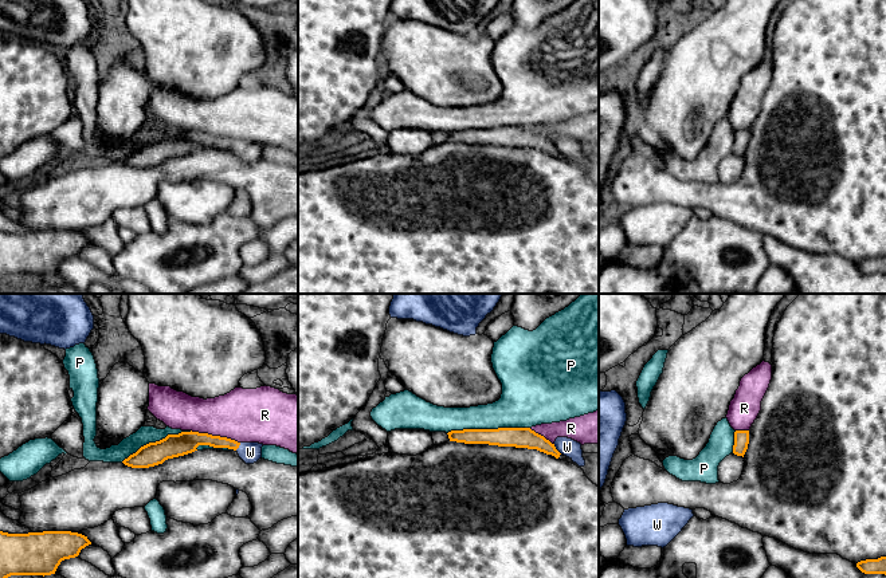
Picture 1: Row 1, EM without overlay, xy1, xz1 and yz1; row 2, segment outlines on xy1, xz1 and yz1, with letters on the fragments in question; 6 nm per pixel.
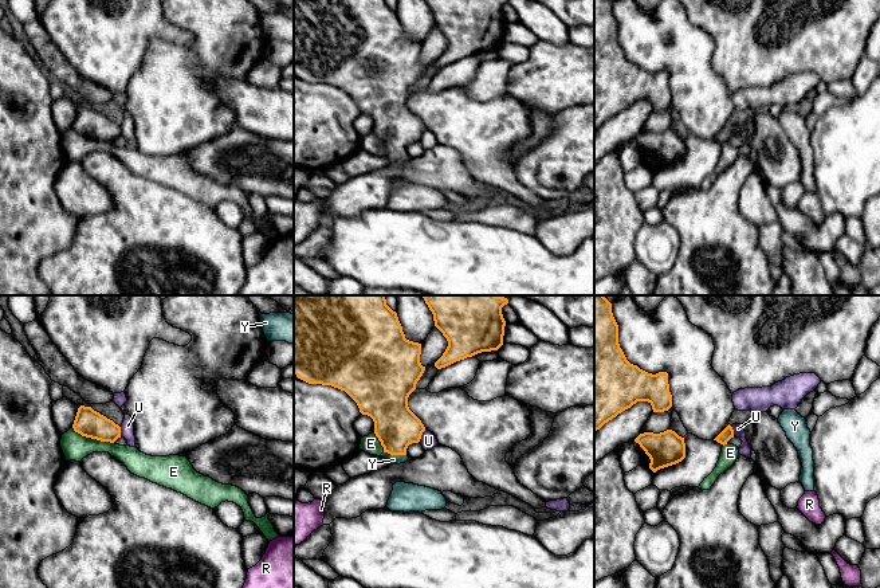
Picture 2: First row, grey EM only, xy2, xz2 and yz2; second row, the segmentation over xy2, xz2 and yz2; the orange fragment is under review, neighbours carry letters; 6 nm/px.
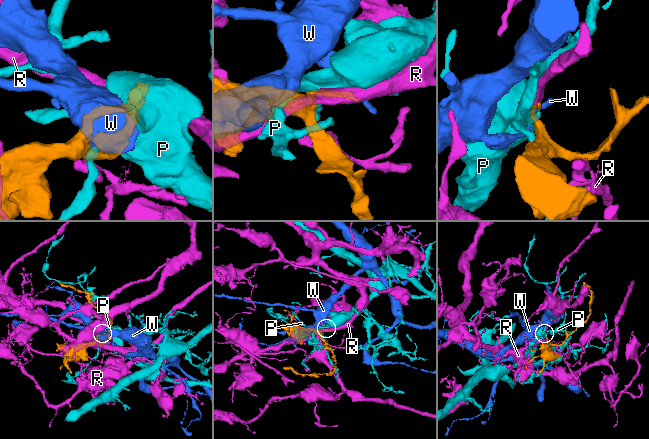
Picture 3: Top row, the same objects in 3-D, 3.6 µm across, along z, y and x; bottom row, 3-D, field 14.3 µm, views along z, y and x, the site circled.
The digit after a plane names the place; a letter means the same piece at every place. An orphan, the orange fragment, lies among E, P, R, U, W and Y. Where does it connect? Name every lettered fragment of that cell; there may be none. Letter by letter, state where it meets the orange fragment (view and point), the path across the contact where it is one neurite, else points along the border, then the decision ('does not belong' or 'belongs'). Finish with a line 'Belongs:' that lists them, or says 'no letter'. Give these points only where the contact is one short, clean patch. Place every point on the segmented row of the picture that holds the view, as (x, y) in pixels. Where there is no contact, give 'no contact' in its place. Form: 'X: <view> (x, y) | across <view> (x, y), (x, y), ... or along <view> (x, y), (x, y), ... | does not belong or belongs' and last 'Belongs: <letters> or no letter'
E: xy2 (93, 438) | along xy2 (73, 427), (82, 435), (113, 443) | does not belong
P: xz1 (487, 429) | does not belong
R: xy1 (215, 436) | does not belong
U: xz2 (420, 436) | along xz2 (425, 430), (417, 442) | does not belong
W: xz1 (556, 449) | along xz1 (553, 444), (561, 453) | does not belong
Y: xz2 (395, 454) | across xz2 (396, 426), (395, 454), (393, 459) | belongs
Belongs: Y

